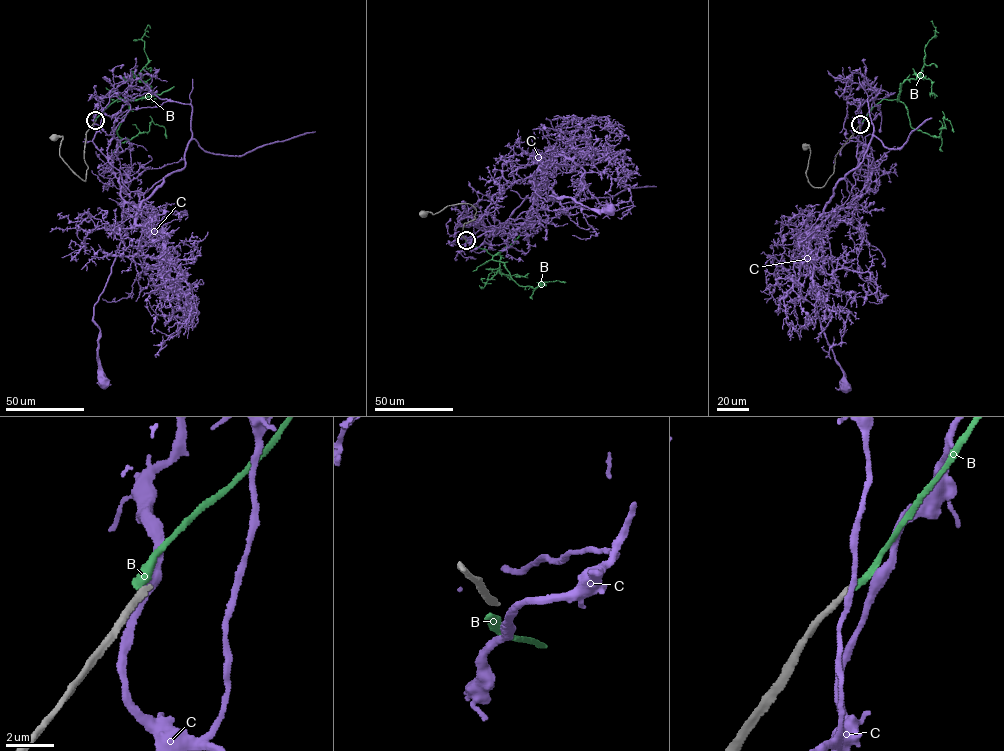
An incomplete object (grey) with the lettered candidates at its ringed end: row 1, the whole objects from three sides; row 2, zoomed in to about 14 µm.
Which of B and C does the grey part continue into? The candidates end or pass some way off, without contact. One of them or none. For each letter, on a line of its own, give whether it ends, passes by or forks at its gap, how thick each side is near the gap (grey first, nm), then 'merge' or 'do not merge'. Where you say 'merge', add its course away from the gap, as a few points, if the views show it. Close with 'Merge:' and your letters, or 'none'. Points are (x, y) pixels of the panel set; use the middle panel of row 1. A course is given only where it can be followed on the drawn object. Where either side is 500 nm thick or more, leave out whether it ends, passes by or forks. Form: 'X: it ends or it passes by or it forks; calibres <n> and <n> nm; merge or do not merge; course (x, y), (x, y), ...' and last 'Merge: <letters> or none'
B: it ends; calibres 200 and 360 nm; do not merge
C: it passes by; calibres 200 and 400 nm; do not merge
Merge: none

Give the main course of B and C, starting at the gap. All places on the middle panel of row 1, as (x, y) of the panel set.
B: (466, 241), (504, 263), (520, 285), (536, 289), (545, 285), (541, 282), (565, 282)
C: (467, 241), (527, 211), (540, 193), (533, 182), (546, 201), (571, 197), (609, 208)

